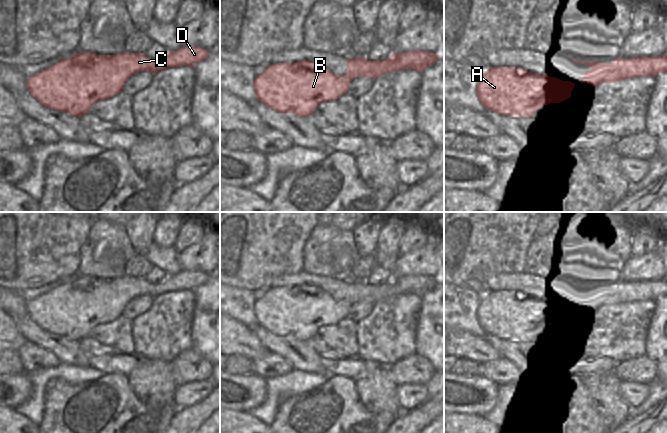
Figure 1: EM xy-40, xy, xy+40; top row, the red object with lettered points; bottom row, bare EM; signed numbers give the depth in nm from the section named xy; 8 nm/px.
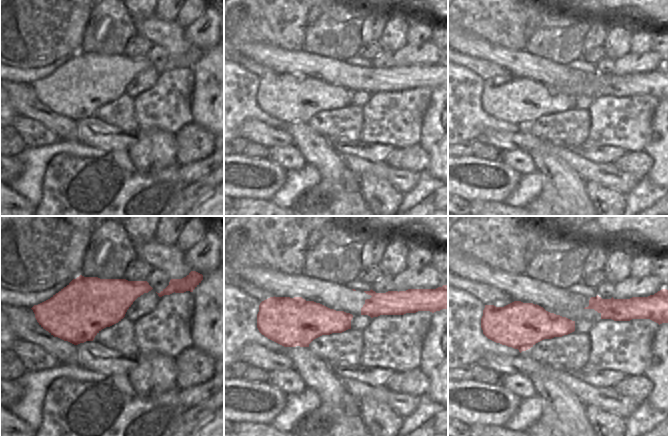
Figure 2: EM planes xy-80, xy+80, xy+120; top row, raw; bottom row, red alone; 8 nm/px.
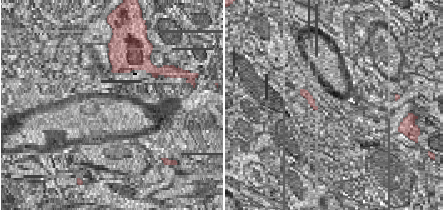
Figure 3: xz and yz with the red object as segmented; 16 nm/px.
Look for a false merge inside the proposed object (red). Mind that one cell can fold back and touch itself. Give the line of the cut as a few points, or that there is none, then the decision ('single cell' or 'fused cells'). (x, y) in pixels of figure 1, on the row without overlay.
cut xy (402, 290), (384, 297); fused cells

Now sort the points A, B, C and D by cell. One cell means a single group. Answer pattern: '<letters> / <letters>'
A B C / D

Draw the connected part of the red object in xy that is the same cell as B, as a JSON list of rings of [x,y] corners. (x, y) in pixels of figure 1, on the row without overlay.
[[[356,281],[347,286],[347,296],[336,300],[328,293],[310,285],[298,287],[278,287],[268,290],[260,299],[255,301],[253,310],[257,325],[280,337],[292,337],[298,341],[309,341],[320,327],[334,325],[346,318],[350,306],[357,300],[374,303],[383,298],[400,293],[401,289],[384,285],[370,285],[366,281]]]

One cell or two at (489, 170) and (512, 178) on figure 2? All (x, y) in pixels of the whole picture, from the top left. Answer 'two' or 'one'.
one

